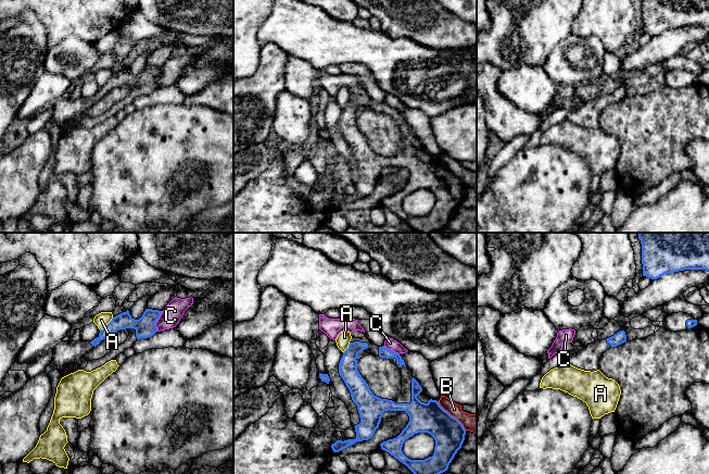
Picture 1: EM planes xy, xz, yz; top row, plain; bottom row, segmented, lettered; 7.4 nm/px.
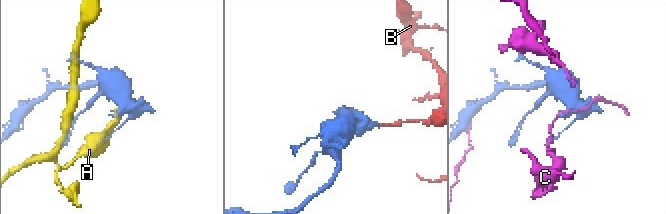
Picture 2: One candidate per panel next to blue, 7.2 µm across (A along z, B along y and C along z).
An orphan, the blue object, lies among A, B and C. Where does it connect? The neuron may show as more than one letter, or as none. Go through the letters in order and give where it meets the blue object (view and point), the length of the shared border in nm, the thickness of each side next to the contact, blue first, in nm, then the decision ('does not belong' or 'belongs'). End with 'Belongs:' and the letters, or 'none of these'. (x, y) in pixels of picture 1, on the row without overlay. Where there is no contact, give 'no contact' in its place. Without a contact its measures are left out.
A: xy (108, 80) | 140 nm | 120/110 nm | does not belong
B: xz (451, 172) | 300 nm | 240/140 nm | does not belong
C: xy (156, 76) | 160 nm | 150/150 nm | does not belong
Belongs: none of these

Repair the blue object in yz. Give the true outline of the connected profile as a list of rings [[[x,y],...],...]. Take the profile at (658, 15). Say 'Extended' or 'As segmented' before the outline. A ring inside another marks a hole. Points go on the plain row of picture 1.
As segmented. [[[642,0],[643,33],[657,36],[684,26],[709,28],[709,0]]]

